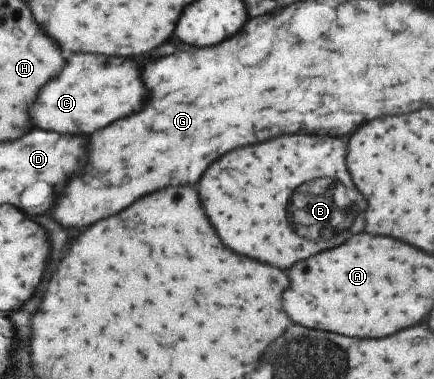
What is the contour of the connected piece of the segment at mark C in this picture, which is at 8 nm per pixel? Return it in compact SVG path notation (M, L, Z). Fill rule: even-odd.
M73 55L61 75L47 83L31 107L31 121L45 131L91 135L109 123L139 113L149 95L133 59L105 57L105 55Z

